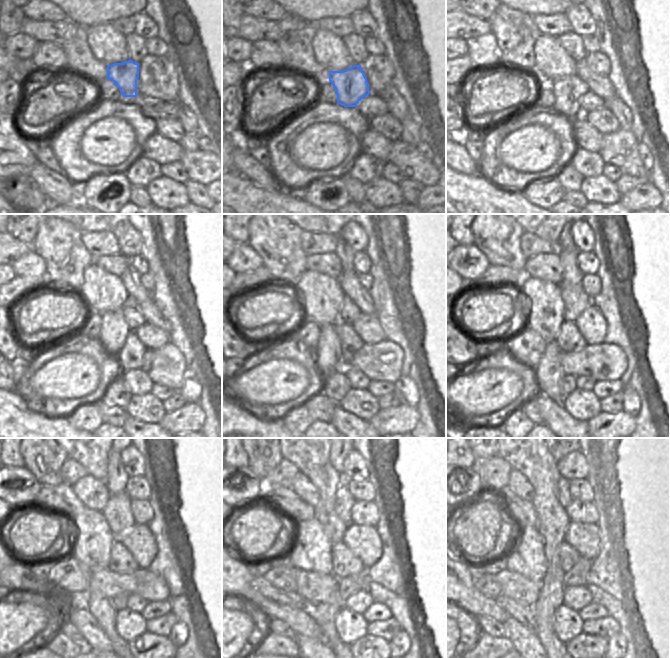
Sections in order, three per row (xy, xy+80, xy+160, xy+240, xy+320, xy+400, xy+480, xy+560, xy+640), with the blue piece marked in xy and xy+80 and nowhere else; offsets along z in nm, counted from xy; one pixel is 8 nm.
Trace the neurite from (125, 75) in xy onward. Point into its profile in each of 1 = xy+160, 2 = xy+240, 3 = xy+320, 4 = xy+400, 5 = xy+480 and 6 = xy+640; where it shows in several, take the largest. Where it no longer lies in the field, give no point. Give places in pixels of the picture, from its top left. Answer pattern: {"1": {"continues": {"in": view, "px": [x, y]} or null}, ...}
{"1": {"continues": {"in": "xy+160", "px": [568, 91]}}, "2": {"continues": {"in": "xy+240", "px": [114, 330]}}, "3": {"continues": {"in": "xy+320", "px": [328, 357]}}, "4": {"continues": {"in": "xy+400", "px": [548, 374]}}, "5": {"continues": {"in": "xy+480", "px": [100, 607]}}, "6": {"continues": null}}

